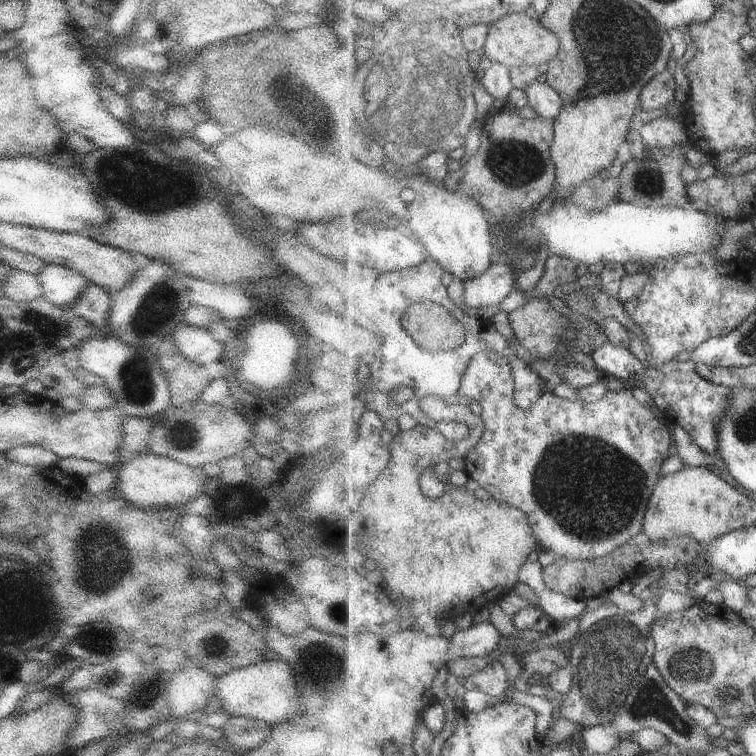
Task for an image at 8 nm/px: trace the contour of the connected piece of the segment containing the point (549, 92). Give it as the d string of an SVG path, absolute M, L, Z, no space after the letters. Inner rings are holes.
M538 80L526 88L531 106L540 117L548 120L557 120L558 114L564 108L564 97L549 83L540 83Z

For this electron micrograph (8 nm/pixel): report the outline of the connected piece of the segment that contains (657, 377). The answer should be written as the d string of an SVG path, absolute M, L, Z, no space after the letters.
M692 358L683 362L671 360L664 366L649 366L644 374L638 374L638 387L647 390L652 402L657 404L669 423L690 432L704 451L717 454L720 450L722 420L730 410L730 398L735 390L702 378L697 368L698 364Z

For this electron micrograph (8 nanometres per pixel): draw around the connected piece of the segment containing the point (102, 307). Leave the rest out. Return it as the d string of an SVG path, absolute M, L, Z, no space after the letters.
M90 283L82 296L70 306L74 316L83 318L95 327L95 338L106 337L108 334L108 318L110 318L110 306L112 299L110 294L95 284Z

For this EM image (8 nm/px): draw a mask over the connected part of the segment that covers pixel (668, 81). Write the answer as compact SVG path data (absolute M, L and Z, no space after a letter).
M666 69L661 72L644 87L640 110L650 112L650 110L658 110L658 108L664 108L664 106L674 103L676 88L678 88L678 82L676 82L676 76L672 74L672 70Z

